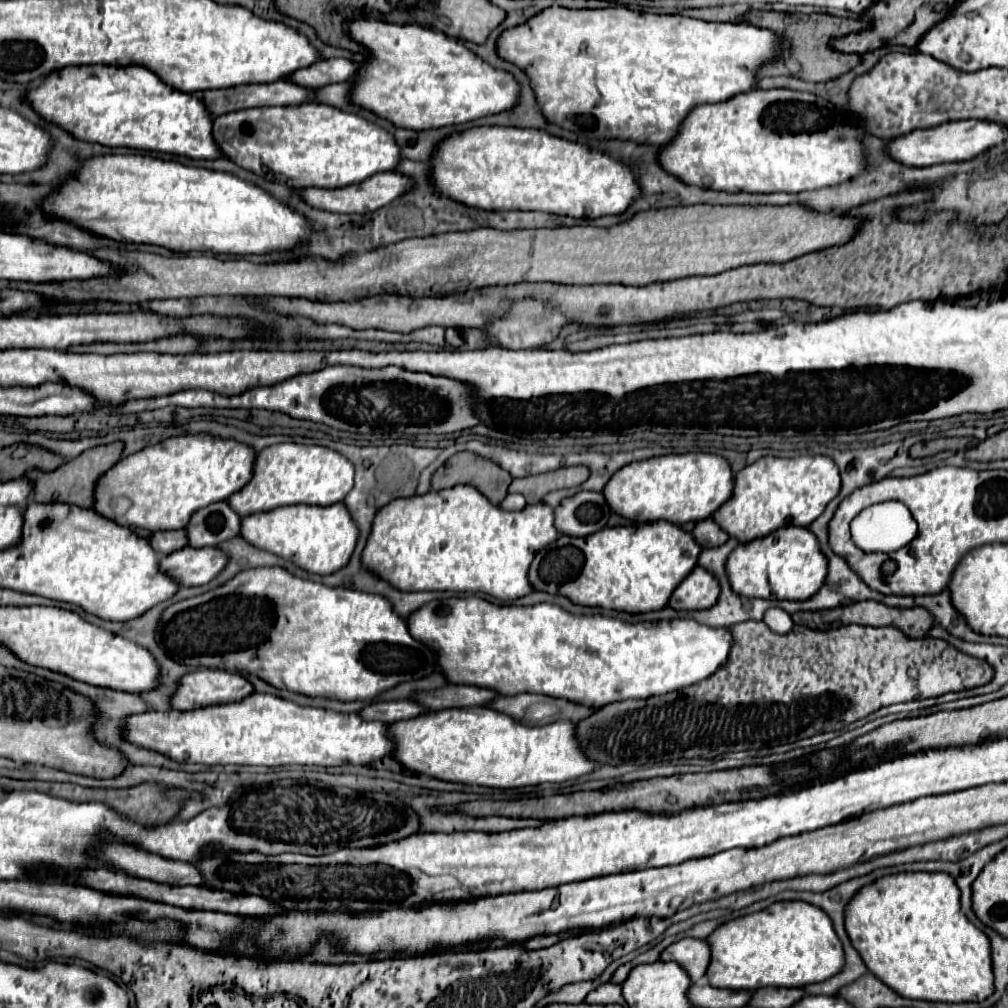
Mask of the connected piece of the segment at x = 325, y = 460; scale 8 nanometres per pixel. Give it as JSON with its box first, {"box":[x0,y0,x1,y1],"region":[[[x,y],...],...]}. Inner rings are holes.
{"box":[226,444,354,516],"region":[[[274,444],[258,452],[249,483],[226,502],[238,516],[250,516],[288,504],[330,506],[342,502],[342,496],[346,496],[352,486],[354,466],[342,454],[319,445]]]}

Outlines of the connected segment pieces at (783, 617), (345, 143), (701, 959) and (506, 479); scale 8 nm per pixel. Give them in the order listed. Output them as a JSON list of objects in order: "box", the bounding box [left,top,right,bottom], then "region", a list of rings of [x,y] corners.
[{"box":[762,608,794,634],"region":[[[770,608],[770,612],[764,612],[764,618],[762,622],[776,634],[784,634],[784,632],[790,632],[794,622],[790,618],[788,612],[784,612],[782,608]]]},{"box":[212,102,400,188],"region":[[[316,102],[228,112],[214,118],[212,136],[228,160],[258,176],[262,168],[270,168],[282,174],[290,188],[342,188],[376,172],[388,172],[400,162],[400,148],[390,132],[356,114]]]},{"box":[660,938,710,984],"region":[[[682,938],[660,952],[660,960],[666,962],[674,960],[676,964],[680,964],[680,968],[690,976],[694,984],[708,984],[706,980],[708,958],[710,958],[708,944],[696,938]]]},{"box":[430,452,512,504],"region":[[[458,452],[432,474],[430,488],[442,490],[452,484],[470,484],[492,504],[500,504],[500,500],[508,494],[510,482],[512,476],[494,462],[470,452]]]}]

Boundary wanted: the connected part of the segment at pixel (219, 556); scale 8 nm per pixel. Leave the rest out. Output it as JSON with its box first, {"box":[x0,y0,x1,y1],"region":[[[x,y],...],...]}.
{"box":[158,548,228,586],"region":[[[182,548],[162,556],[158,568],[172,576],[180,586],[208,584],[224,566],[228,558],[218,548]]]}

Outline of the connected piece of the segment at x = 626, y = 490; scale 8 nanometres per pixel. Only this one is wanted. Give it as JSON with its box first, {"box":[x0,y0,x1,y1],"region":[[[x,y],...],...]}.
{"box":[602,452,734,524],"region":[[[688,452],[626,464],[606,482],[602,494],[612,512],[626,520],[668,520],[672,524],[684,524],[710,518],[714,510],[732,496],[732,490],[734,472],[724,458],[704,452]]]}

